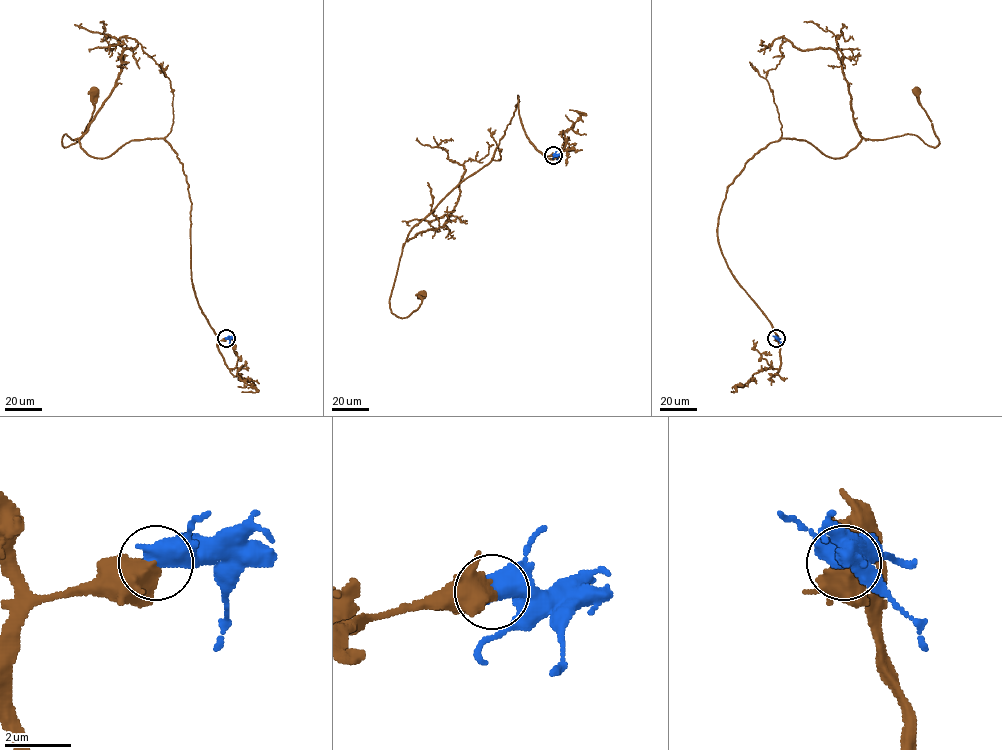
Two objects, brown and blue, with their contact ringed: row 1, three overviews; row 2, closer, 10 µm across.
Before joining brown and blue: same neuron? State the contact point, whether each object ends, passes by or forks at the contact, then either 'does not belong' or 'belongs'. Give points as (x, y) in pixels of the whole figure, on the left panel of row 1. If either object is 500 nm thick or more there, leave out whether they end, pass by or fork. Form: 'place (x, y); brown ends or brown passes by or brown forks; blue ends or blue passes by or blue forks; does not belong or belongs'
place (226, 338); does not belong

